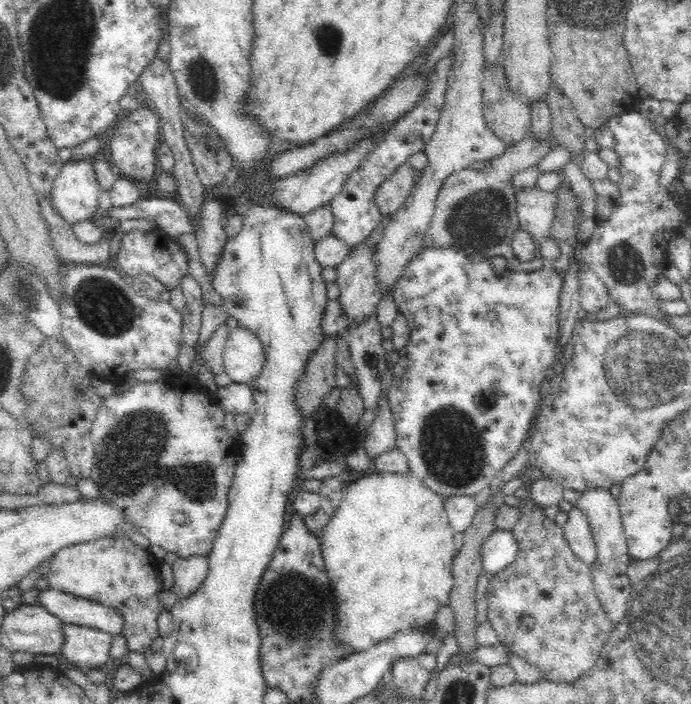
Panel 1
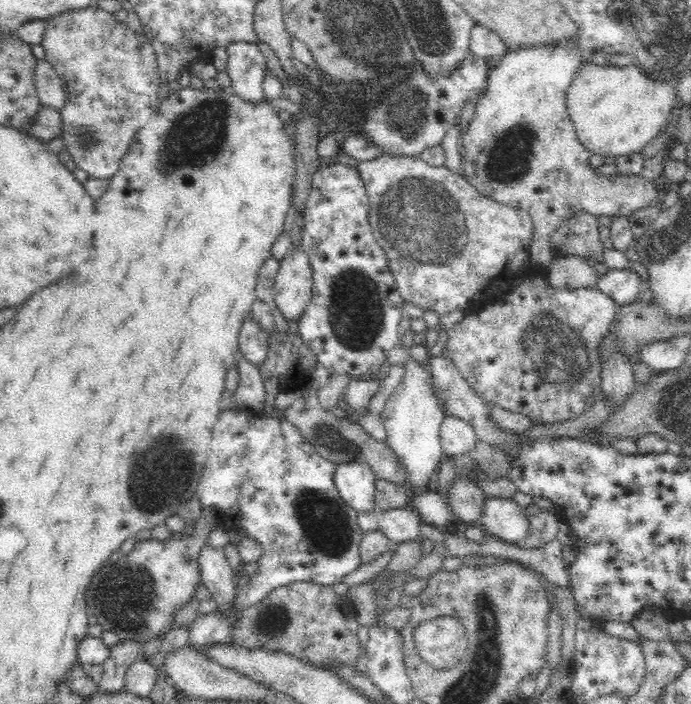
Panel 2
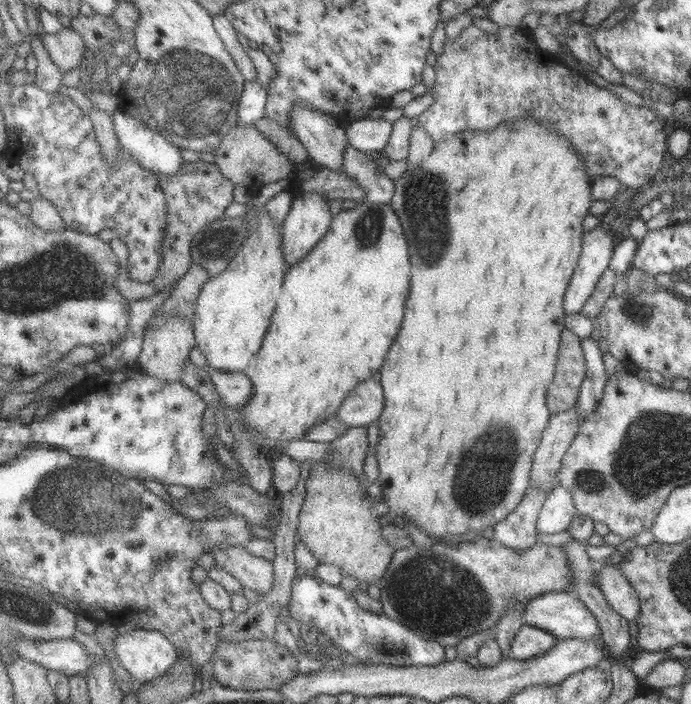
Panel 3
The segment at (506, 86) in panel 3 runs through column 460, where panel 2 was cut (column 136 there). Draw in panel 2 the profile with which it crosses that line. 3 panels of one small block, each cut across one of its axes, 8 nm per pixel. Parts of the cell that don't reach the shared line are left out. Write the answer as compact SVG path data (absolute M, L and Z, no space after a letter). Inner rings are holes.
M96 4L59 12L45 22L47 30L41 42L46 56L44 60L58 73L66 93L66 106L60 110L64 129L61 138L63 149L88 176L97 179L111 178L118 172L136 132L144 128L151 116L158 112L161 82L152 45L144 34L136 34L125 23L116 22L112 13L98 8Z

